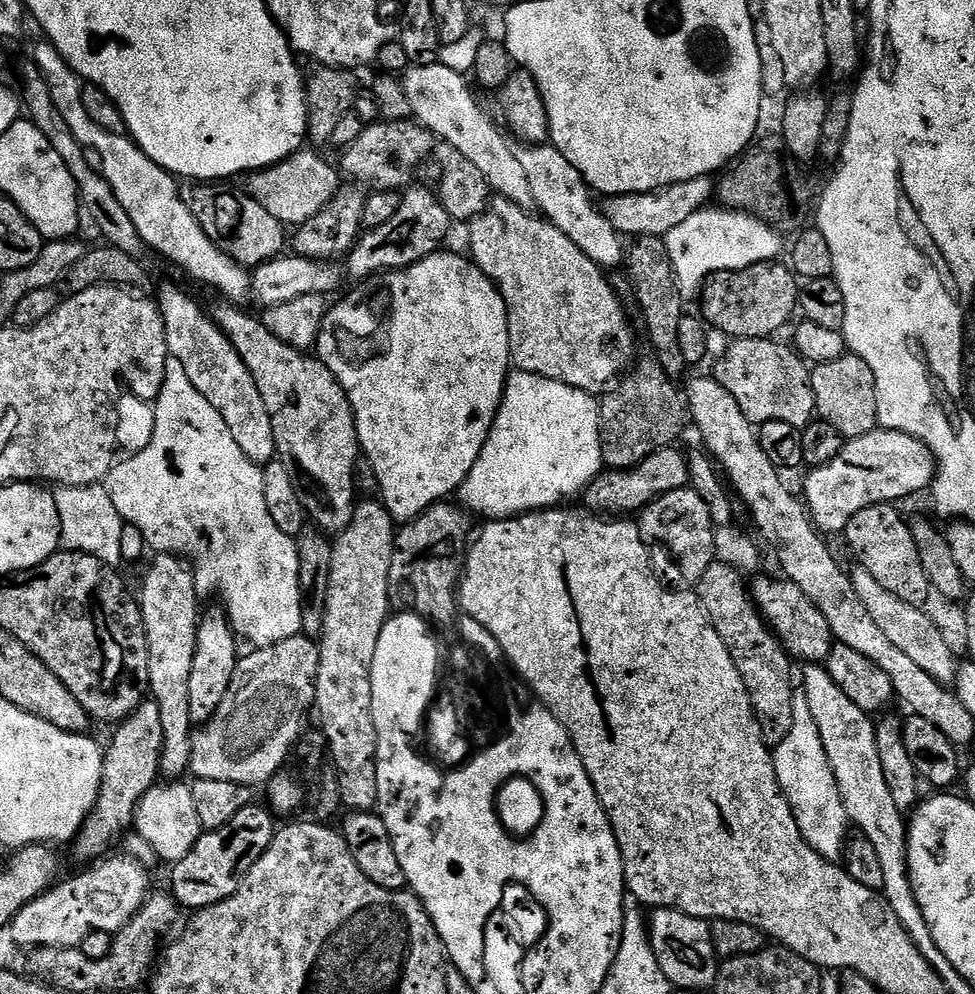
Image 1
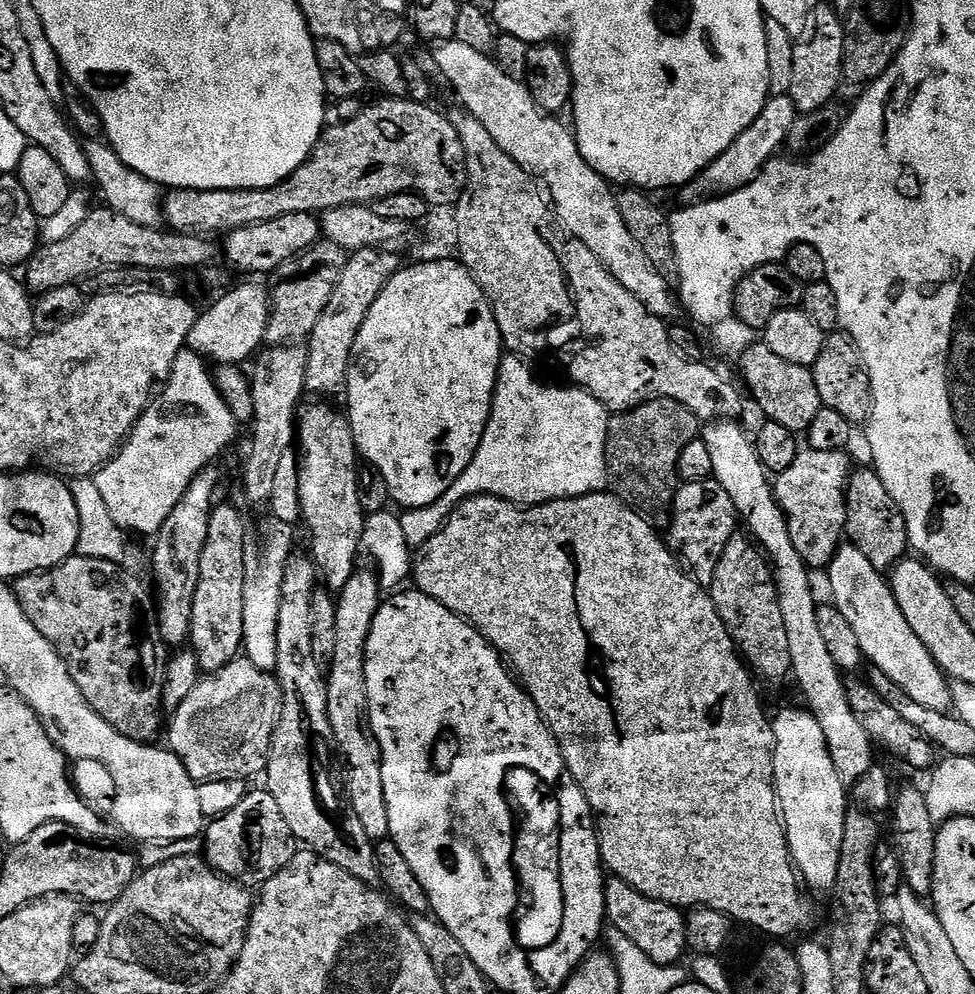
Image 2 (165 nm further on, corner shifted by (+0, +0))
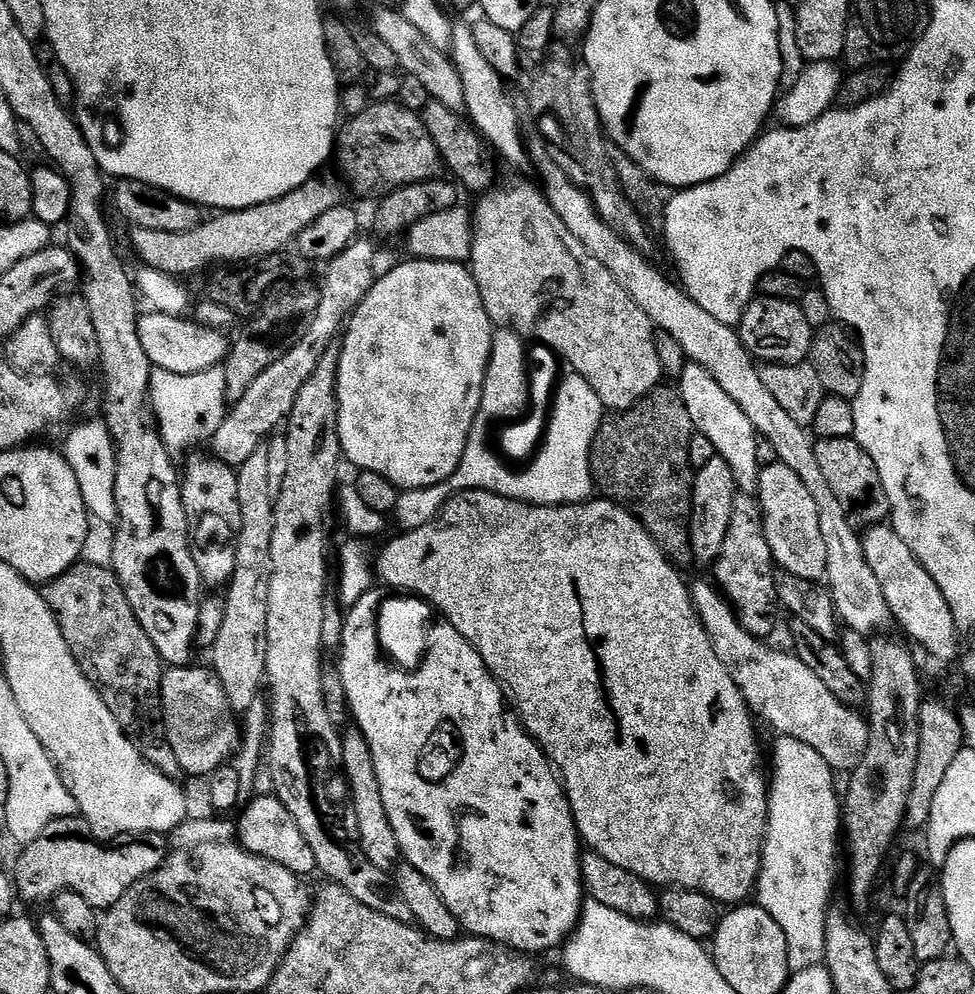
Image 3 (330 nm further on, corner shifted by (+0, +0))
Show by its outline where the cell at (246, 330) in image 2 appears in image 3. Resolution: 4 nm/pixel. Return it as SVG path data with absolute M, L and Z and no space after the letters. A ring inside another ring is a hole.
M151 310L141 315L138 326L138 338L142 338L142 350L146 350L146 358L150 358L153 368L170 370L170 374L198 374L202 370L210 370L223 365L228 357L230 340L227 340L223 331L209 328L207 324L198 324L195 319L184 316L167 316L161 312Z

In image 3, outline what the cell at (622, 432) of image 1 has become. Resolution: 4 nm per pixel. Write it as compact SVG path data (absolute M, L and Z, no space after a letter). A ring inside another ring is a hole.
M661 386L646 394L634 406L609 411L600 421L600 429L592 440L592 455L588 457L592 467L592 483L599 495L632 513L665 556L677 566L693 563L688 538L688 528L692 524L694 469L690 462L690 438L693 431L690 410L686 410L686 402L682 402L679 391L675 387Z

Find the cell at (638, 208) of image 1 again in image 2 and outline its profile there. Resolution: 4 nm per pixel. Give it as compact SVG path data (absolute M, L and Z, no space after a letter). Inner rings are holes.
M769 95L768 101L762 106L762 114L758 114L758 118L754 118L754 122L746 126L746 130L742 130L738 138L734 138L732 145L718 159L710 162L707 168L690 183L683 185L678 195L684 199L684 202L699 202L748 183L760 173L760 169L768 160L779 153L776 152L779 148L785 147L787 134L790 132L790 126L794 125L797 115L794 102L789 96Z

